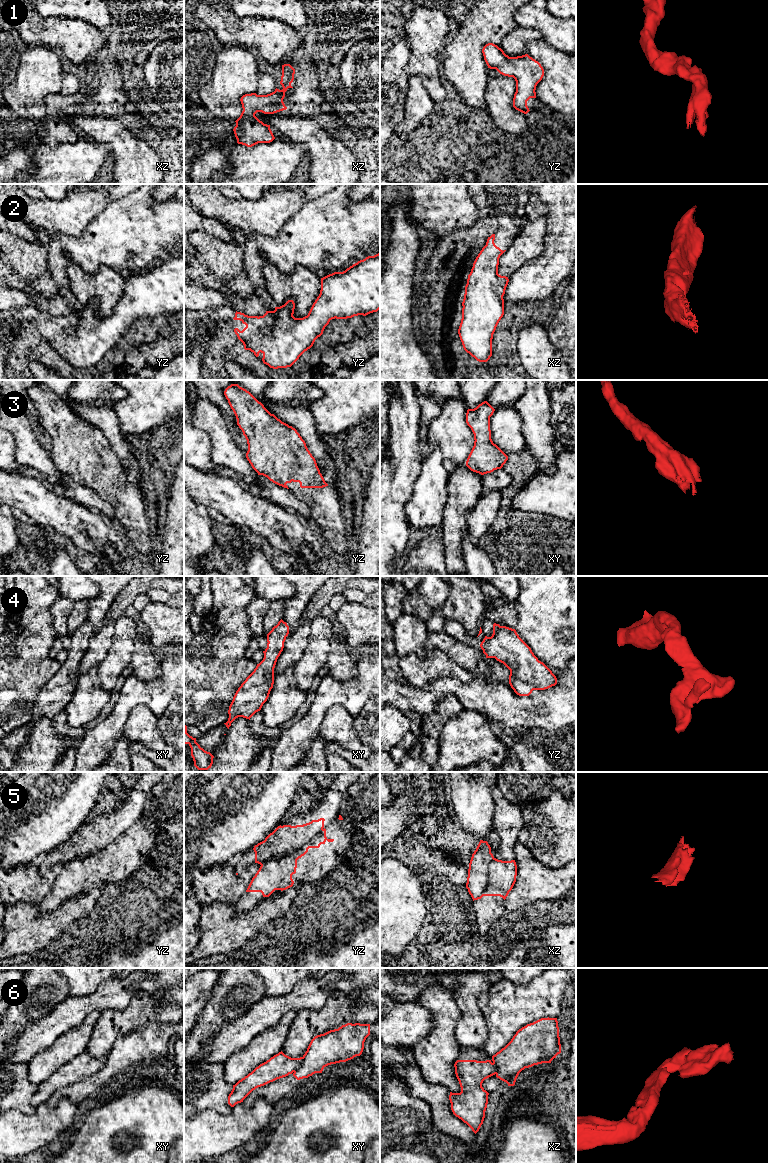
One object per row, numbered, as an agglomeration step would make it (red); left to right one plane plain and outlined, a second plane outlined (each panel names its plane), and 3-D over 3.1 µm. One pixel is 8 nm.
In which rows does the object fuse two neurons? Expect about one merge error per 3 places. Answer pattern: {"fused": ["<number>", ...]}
{"fused": ["5", "6"]}

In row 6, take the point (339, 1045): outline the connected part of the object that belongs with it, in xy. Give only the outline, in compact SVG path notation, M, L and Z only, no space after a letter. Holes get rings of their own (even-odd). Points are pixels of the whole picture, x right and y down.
M347 1023L338 1029L315 1036L293 1076L297 1080L308 1078L315 1073L322 1073L328 1065L360 1056L369 1035L370 1024Z

